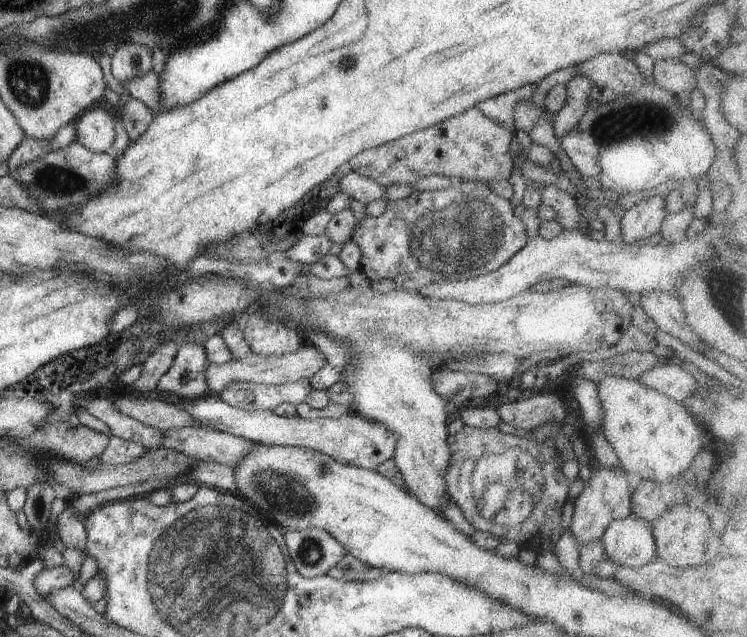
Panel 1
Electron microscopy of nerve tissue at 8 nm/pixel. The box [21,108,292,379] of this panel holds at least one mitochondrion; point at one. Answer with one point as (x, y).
(52, 180)

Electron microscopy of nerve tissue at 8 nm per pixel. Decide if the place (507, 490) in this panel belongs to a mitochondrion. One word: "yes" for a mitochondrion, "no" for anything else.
yes

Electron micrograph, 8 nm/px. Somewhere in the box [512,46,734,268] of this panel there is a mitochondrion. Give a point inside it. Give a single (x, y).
(649, 118)

